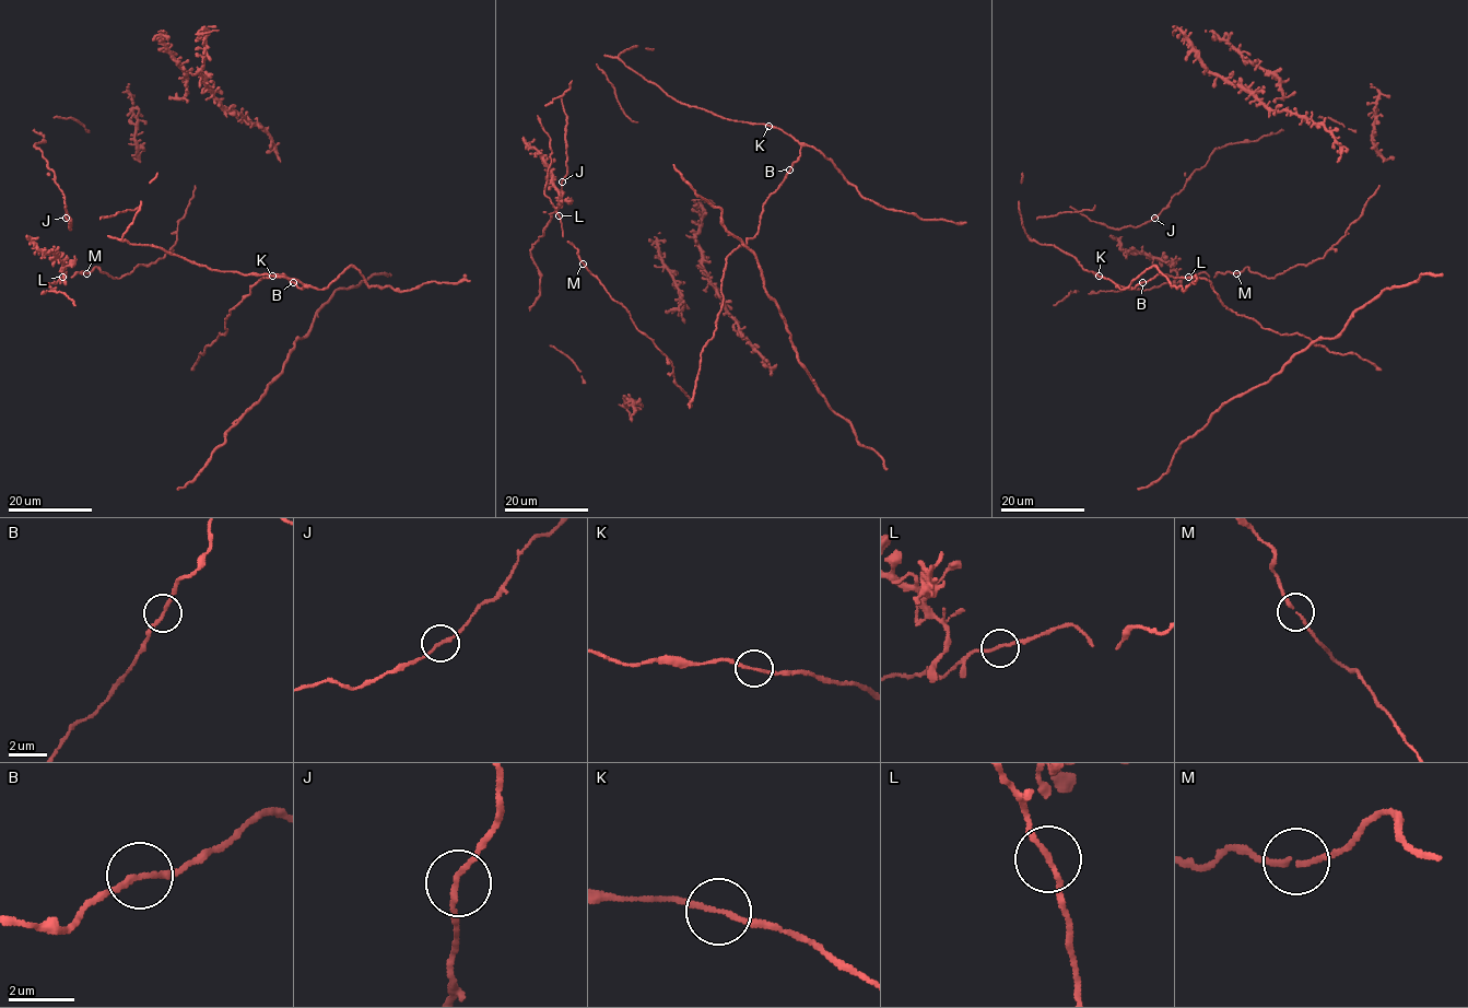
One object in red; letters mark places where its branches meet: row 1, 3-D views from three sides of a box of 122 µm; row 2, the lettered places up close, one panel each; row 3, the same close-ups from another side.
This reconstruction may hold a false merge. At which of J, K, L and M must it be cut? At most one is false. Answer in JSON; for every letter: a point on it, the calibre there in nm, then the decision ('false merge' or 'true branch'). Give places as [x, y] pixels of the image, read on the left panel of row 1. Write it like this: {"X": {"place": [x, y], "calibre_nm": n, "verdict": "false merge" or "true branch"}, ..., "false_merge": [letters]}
{"J": {"place": [66, 218], "calibre_nm": 150, "verdict": "true branch"}, "K": {"place": [272, 276], "calibre_nm": 150, "verdict": "true branch"}, "L": {"place": [62, 277], "calibre_nm": 150, "verdict": "true branch"}, "M": {"place": [86, 273], "calibre_nm": 150, "verdict": "true branch"}, "false_merge": []}

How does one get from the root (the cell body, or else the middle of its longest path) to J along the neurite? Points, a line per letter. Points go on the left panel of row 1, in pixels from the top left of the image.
J: (53, 171), (65, 198), (66, 218)

